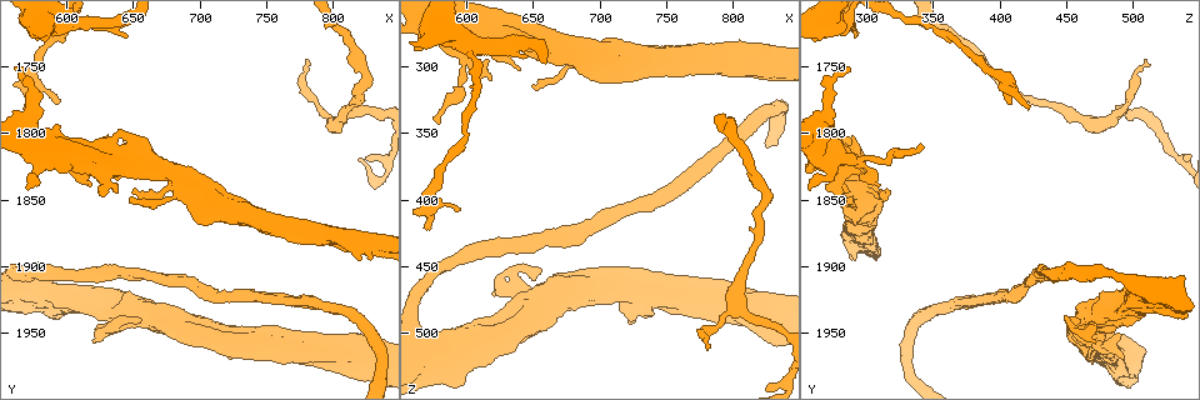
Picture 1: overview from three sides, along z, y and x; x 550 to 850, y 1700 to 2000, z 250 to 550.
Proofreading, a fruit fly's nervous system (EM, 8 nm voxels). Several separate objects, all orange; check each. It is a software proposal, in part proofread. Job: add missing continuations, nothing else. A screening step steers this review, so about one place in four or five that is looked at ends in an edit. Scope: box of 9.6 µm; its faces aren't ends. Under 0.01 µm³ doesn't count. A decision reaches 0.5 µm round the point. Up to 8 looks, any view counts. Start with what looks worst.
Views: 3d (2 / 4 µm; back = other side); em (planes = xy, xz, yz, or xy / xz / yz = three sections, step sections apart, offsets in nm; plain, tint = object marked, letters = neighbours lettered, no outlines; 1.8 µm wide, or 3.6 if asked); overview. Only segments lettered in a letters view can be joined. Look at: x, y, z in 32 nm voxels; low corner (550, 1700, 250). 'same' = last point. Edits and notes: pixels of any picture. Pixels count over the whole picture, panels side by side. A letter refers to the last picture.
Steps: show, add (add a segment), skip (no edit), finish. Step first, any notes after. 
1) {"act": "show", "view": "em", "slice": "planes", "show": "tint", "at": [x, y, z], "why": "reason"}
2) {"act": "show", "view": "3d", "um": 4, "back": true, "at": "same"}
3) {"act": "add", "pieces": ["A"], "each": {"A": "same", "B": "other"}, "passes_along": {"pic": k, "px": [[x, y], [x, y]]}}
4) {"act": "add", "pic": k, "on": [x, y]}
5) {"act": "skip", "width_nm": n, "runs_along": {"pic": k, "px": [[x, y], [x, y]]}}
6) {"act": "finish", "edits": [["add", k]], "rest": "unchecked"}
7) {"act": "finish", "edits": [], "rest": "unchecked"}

{"act": "show", "view": "em", "slice": "planes", "show": "letters", "at": [780, 1742, 512], "why": "tapers out"}

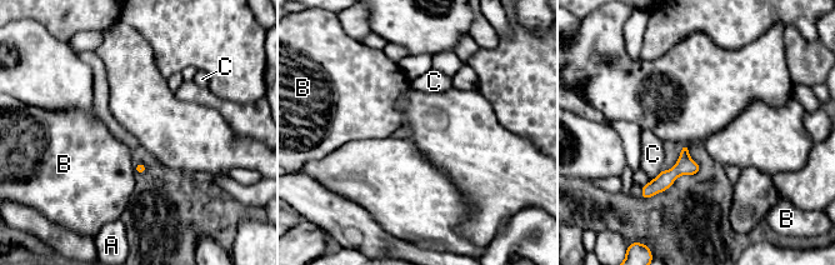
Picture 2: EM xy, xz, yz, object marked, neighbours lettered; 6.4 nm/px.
{"act": "skip", "each": {"A": "other", "B": "other", "C": "other"}, "border": {"pic": 2, "px": [[134, 166], [135, 170]]}, "found": "none of them fits"}

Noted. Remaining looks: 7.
{"act": "show", "view": "em", "slice": "yz", "step": 8, "show": "tint", "at": [646, 1806, 290], "why": "stops while still wide"}

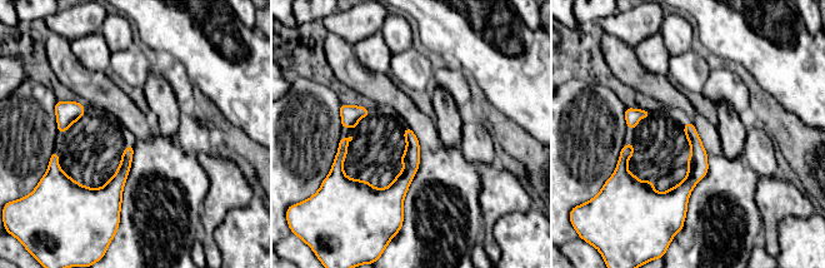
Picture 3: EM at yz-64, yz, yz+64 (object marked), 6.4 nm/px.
{"act": "show", "view": "em", "slice": "planes", "show": "letters", "at": "same"}

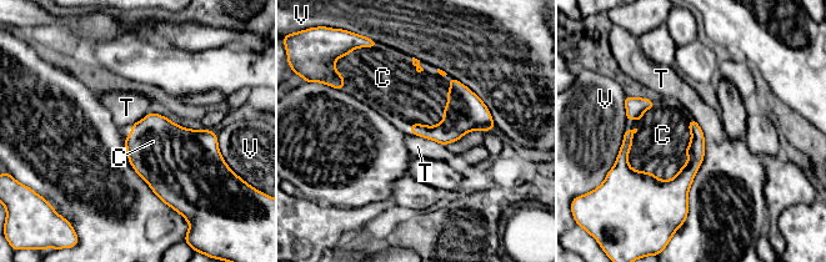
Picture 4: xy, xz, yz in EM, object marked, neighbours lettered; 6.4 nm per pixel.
{"act": "add", "pieces": ["C"], "each": {"C": "same", "T": "other", "V": "other"}, "passes_along": {"pic": 4, "px": [[661, 203], [680, 170], [659, 146]]}, "found": "the neuron continues"}

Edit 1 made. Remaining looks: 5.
{"act": "show", "view": "3d", "um": 2, "at": [646, 1726, 292]}

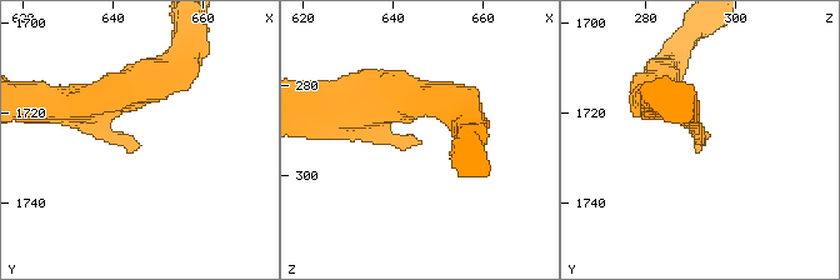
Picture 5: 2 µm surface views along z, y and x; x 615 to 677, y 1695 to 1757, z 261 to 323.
{"act": "show", "view": "em", "slice": "xy", "step": 16, "show": "tint", "at": [645, 1728, 293]}

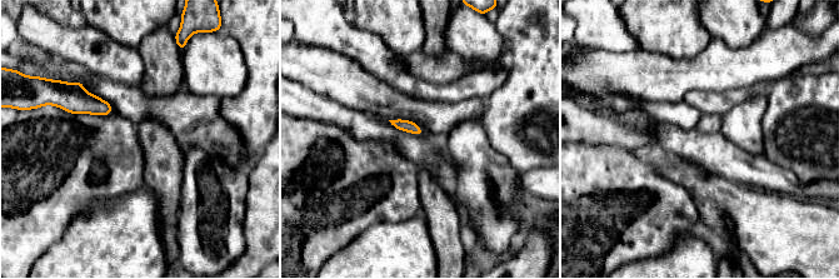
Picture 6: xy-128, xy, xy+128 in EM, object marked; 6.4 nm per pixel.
{"act": "show", "view": "em", "slice": "planes", "show": "letters", "at": "same", "why": "another direction"}

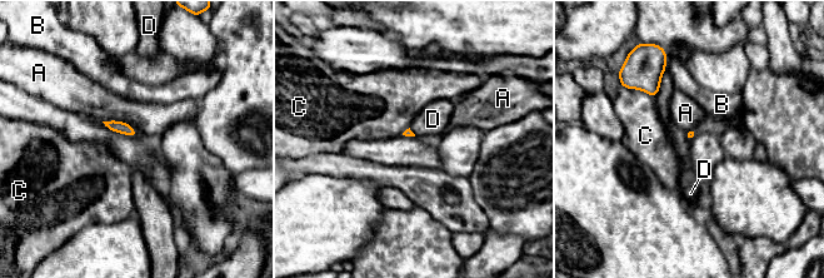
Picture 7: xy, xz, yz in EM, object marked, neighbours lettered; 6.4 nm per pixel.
{"act": "skip", "each": {"A": "other", "B": "other", "C": "other", "D": "other"}, "border": {"pic": 7, "px": [[667, 66], [659, 90], [654, 97]]}, "found": "no lettered segment goes on from it"}

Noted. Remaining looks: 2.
{"act": "finish", "edits": [["add", 4]], "rest": "unchecked"}

